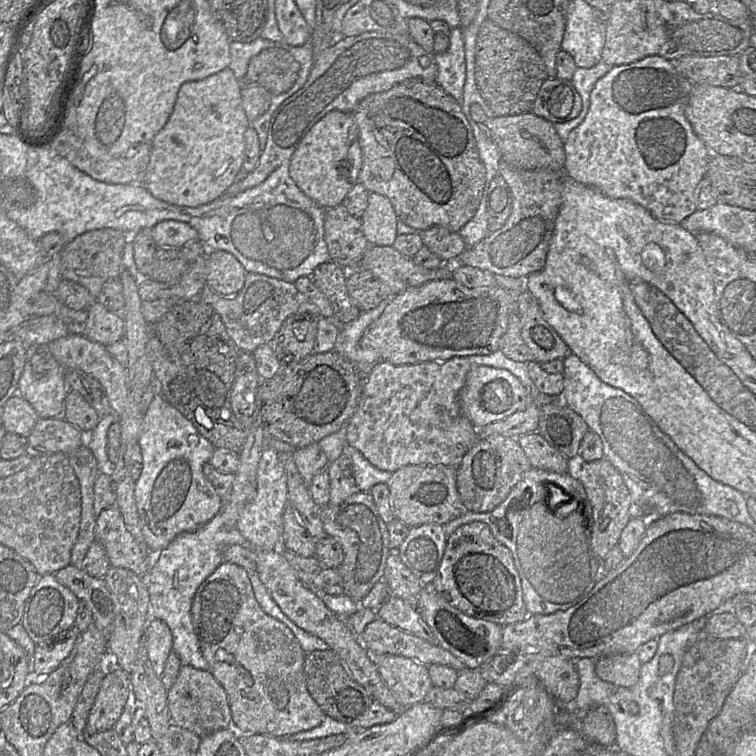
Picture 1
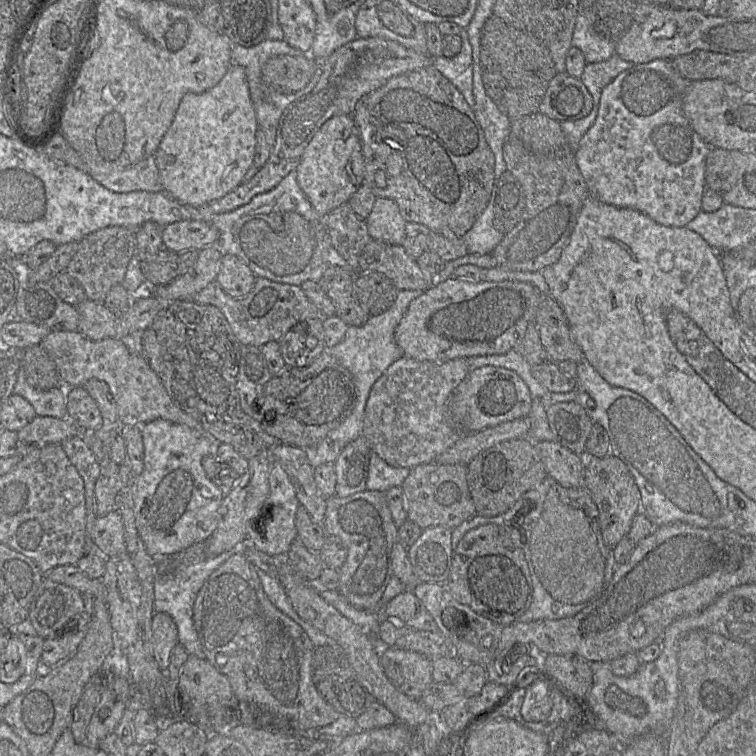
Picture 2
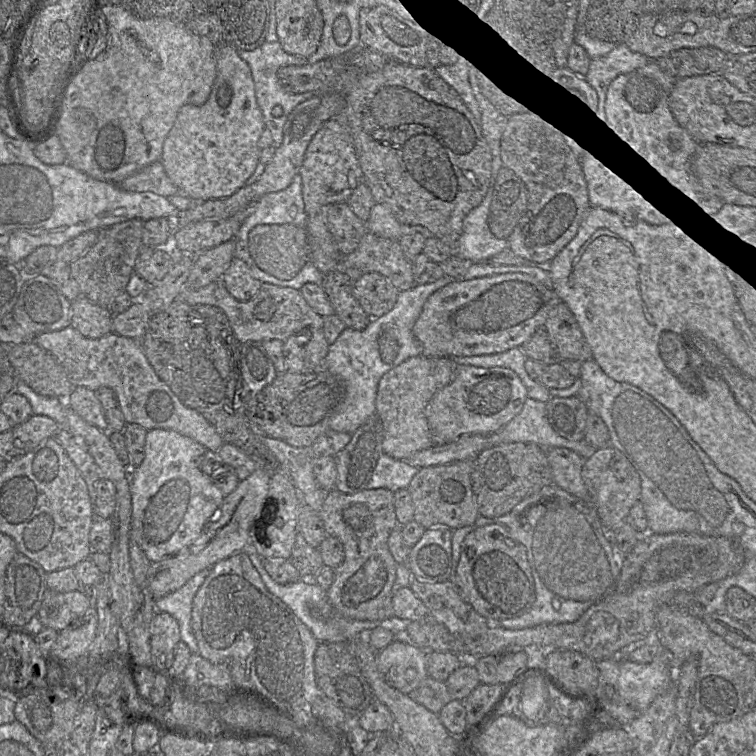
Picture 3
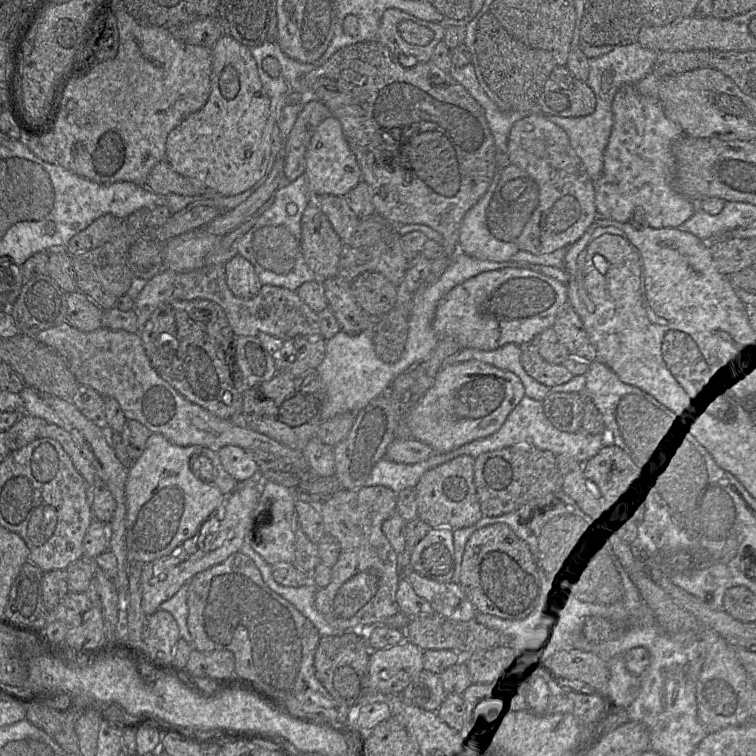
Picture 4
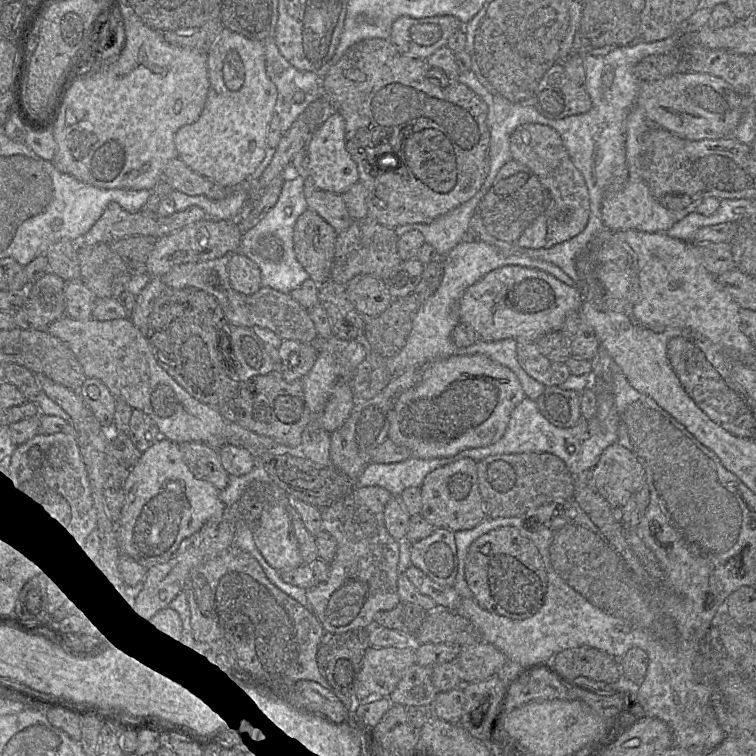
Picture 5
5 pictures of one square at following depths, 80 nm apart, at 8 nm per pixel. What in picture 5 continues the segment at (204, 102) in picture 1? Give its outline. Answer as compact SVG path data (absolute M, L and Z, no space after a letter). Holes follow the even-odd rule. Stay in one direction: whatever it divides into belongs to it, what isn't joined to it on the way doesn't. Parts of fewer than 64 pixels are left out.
M226 28L207 52L207 68L209 89L205 106L197 121L176 132L177 158L196 173L222 186L237 186L250 179L266 156L267 133L275 114L277 88L266 73L264 42L248 39Z

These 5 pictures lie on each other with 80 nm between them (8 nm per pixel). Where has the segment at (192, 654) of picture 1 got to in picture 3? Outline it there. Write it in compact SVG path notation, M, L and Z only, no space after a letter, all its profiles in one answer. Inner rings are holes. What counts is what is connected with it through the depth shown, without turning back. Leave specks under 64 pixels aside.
M210 569L198 572L178 590L155 601L156 611L166 612L177 620L180 640L189 647L192 654L199 654L198 643L191 628L192 602L209 573Z

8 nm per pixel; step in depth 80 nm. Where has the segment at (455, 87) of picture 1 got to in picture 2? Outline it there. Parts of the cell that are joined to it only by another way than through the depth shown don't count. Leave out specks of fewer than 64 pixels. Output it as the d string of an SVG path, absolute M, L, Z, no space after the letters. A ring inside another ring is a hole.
M462 29L462 47L452 58L441 55L433 58L434 67L446 77L463 95L469 106L475 106L473 94L472 46L465 29Z

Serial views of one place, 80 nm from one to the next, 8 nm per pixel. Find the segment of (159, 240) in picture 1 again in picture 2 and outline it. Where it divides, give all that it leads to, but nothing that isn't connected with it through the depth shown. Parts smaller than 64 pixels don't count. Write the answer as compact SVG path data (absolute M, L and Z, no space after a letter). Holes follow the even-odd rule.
M183 220L164 226L162 239L165 248L180 253L189 249L201 250L217 245L219 231L204 221Z

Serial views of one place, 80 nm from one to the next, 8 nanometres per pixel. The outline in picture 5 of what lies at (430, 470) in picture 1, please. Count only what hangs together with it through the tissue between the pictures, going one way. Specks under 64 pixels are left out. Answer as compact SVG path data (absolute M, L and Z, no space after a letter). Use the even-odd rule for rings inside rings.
M463 458L427 474L420 486L420 514L435 528L445 527L453 532L469 530L480 524L486 518L486 513L479 491L477 468L478 462Z

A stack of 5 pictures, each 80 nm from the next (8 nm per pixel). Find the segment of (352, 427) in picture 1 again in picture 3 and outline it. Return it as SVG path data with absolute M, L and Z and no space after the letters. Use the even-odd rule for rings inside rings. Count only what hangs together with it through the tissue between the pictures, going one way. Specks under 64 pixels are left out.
M410 357L382 376L375 406L384 428L383 454L404 461L414 453L435 445L425 411L433 396L454 378L458 364L453 358Z

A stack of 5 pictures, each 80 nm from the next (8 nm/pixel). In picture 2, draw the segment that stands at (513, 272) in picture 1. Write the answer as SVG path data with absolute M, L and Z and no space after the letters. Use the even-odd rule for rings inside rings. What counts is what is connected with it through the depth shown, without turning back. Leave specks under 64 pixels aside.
M510 131L503 146L503 157L507 171L518 180L522 187L525 206L517 224L504 234L491 255L496 259L497 268L517 272L540 272L560 258L576 225L581 207L589 196L588 189L578 169L574 151L570 148L548 156L534 154L524 146L515 133Z

